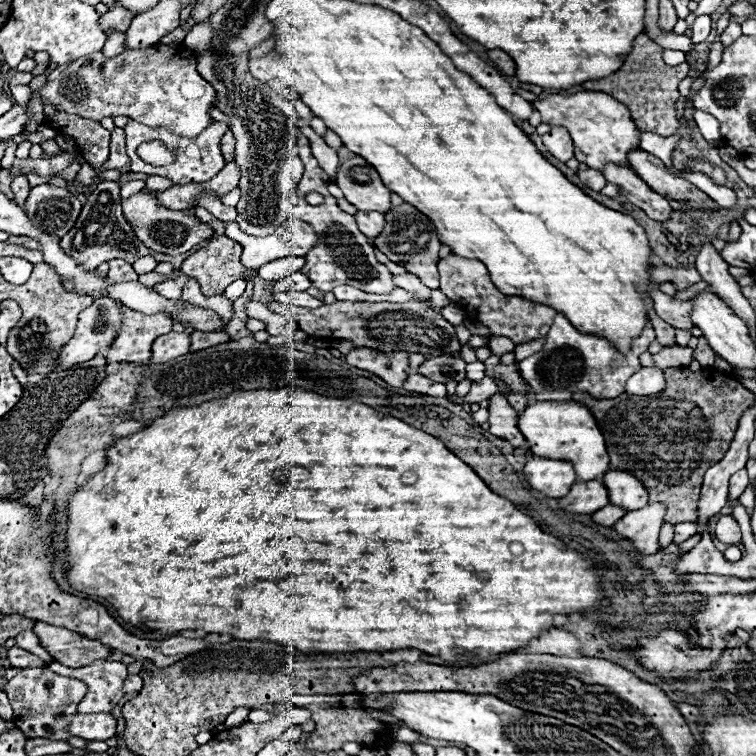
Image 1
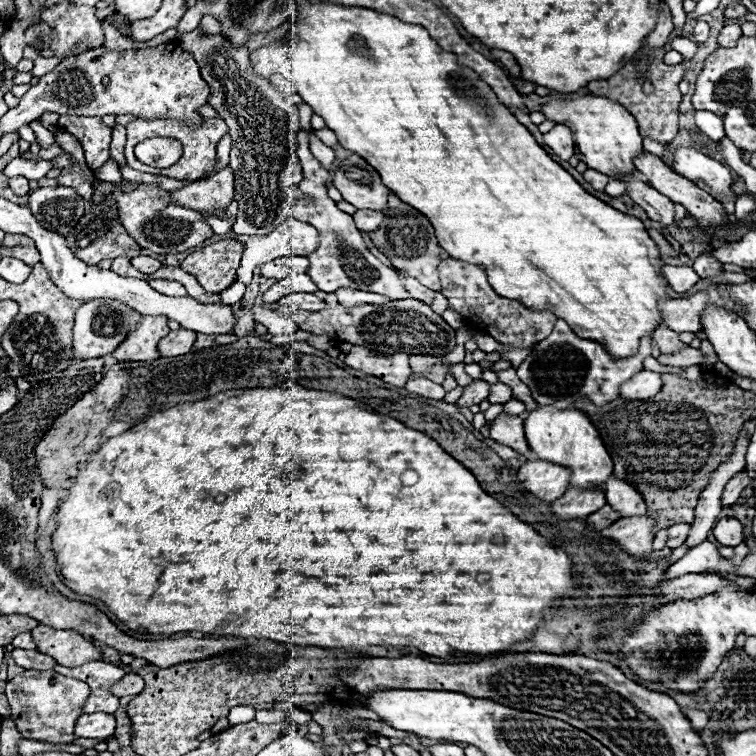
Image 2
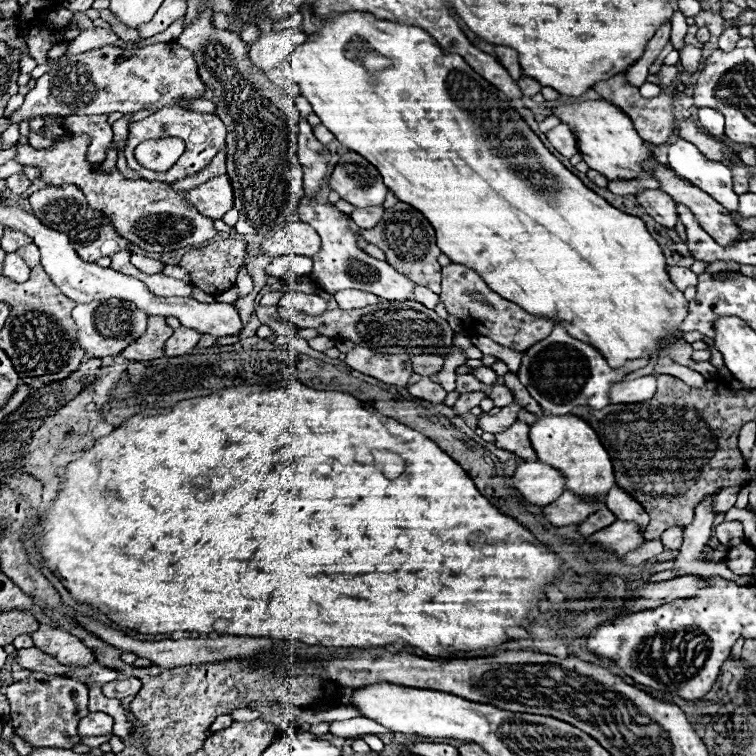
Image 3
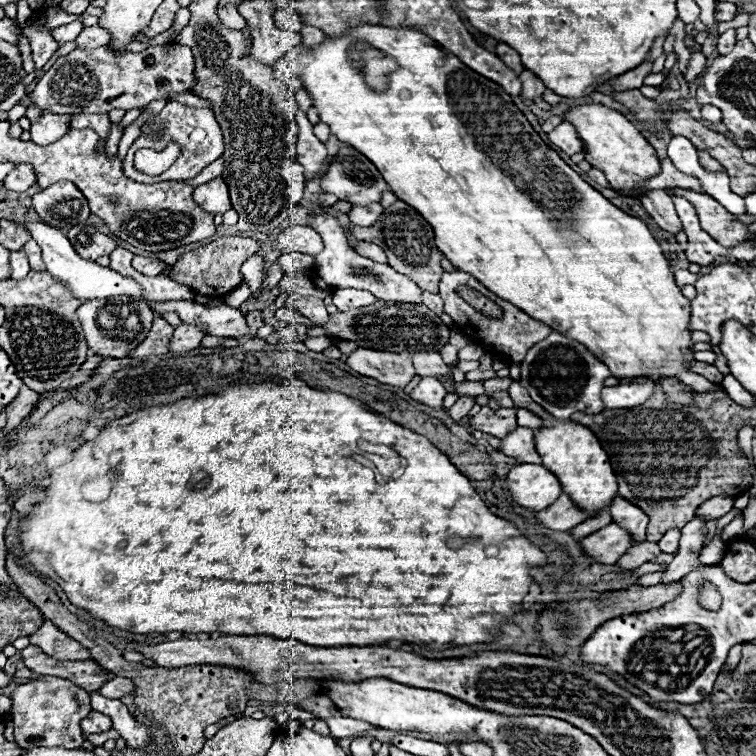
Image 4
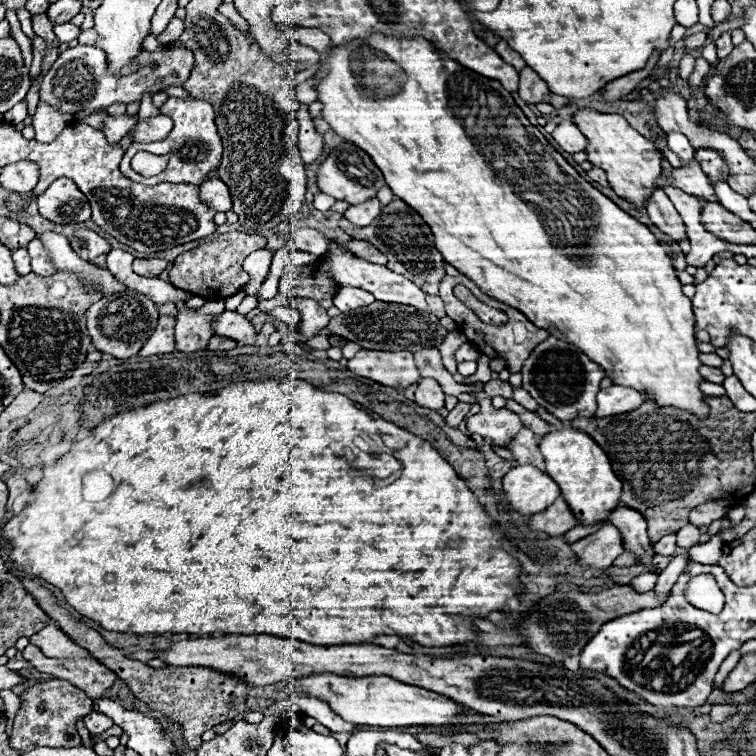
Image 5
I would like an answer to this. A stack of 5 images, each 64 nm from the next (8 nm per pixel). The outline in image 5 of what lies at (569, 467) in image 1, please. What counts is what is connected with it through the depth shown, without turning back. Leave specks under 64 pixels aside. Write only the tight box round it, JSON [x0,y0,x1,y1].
[502,464,560,514]

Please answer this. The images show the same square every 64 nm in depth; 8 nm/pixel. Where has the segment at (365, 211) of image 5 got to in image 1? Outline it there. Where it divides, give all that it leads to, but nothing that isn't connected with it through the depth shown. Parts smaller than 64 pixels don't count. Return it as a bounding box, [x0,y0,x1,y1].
[356,212,384,240]

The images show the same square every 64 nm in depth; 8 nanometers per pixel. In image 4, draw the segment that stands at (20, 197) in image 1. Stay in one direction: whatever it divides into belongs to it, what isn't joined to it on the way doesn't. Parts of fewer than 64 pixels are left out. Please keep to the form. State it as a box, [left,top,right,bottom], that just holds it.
[4,164,36,192]

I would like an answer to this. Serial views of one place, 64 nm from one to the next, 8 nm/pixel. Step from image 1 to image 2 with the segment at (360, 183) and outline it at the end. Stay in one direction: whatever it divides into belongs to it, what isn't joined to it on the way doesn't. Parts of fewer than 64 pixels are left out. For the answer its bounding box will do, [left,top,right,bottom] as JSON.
[332,154,390,210]

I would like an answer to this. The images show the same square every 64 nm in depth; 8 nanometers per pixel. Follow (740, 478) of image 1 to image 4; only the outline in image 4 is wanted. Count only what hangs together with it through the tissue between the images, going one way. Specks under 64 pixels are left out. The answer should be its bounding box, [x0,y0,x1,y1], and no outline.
[696,494,734,518]

